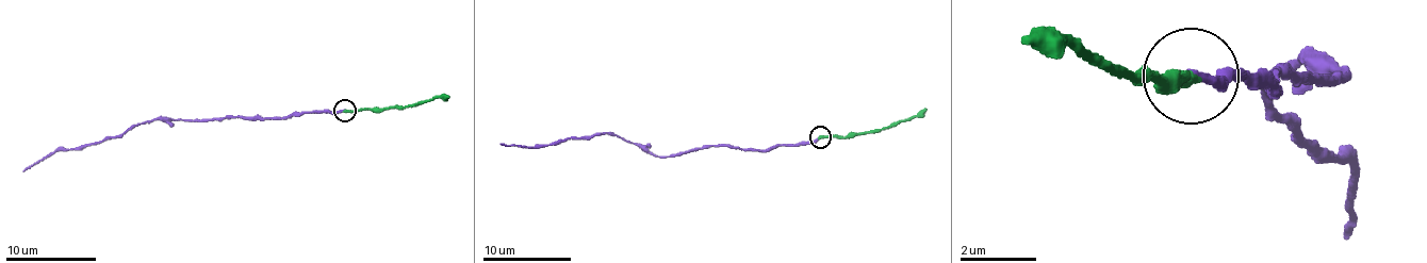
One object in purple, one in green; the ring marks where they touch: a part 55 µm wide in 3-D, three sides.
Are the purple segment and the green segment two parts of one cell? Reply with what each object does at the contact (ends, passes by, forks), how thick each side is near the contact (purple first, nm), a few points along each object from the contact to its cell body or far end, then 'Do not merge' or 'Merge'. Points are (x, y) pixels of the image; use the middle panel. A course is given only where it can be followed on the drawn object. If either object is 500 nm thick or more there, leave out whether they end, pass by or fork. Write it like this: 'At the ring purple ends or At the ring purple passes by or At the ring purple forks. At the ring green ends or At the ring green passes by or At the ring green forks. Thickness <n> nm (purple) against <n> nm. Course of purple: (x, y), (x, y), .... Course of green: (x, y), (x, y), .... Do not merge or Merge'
At the ring purple ends. At the ring green ends. Thickness 220 nm (purple) against 280 nm. Course of purple: (821, 137), (763, 151), (702, 146), (668, 157), (644, 152), (606, 133), (529, 147), (501, 144). Course of green: (821, 137), (873, 133), (912, 119), (925, 109). Merge

